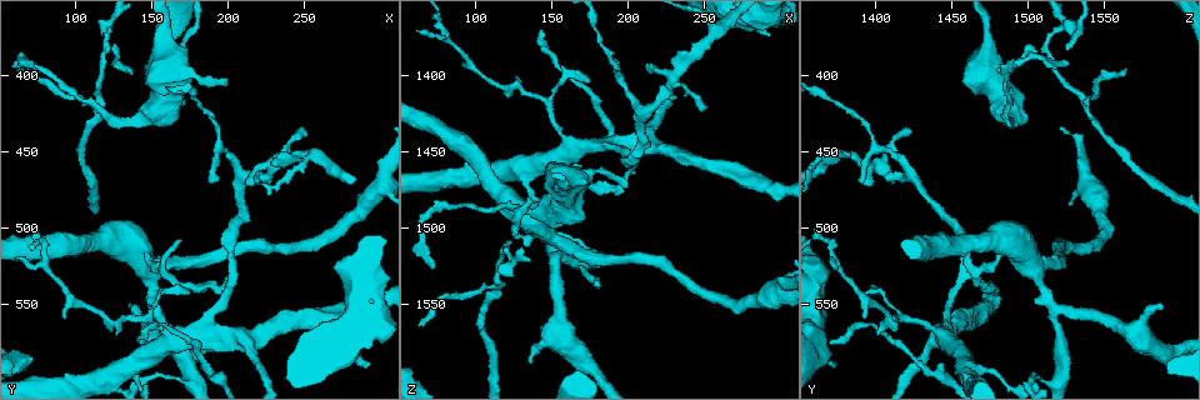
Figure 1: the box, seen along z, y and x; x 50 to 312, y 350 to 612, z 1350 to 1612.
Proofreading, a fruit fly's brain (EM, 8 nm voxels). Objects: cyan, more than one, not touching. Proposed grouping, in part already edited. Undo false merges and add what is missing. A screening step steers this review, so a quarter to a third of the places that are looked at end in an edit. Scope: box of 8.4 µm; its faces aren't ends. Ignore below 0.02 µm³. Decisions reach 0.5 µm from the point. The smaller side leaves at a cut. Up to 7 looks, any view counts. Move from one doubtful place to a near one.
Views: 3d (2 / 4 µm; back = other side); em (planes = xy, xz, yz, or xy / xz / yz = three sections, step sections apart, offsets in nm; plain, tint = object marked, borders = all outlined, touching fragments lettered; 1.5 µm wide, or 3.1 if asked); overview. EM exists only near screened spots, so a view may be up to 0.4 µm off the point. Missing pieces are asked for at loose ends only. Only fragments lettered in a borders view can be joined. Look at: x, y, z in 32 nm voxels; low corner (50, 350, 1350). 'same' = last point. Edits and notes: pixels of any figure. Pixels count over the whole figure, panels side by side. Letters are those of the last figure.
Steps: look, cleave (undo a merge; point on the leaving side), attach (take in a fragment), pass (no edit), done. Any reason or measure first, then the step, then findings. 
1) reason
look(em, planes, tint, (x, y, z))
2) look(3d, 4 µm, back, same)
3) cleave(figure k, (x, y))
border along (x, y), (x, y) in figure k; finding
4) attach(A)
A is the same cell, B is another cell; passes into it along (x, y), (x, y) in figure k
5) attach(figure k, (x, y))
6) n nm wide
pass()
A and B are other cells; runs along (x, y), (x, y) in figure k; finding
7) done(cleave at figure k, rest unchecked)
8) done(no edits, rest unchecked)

look(em, planes, tint, (112, 422, 1538))

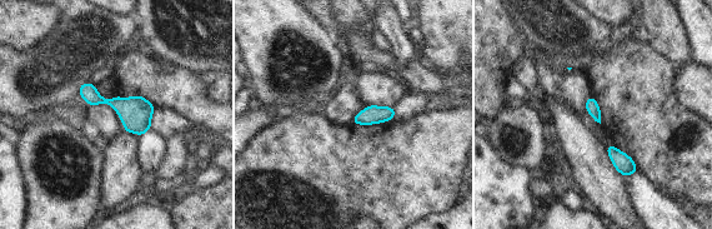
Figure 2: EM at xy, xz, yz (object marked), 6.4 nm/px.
look(em, planes, borders, same)

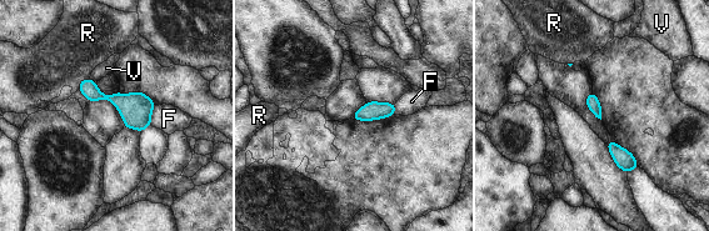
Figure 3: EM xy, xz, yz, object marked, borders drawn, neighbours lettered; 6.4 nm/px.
pass()
F, R and V are other cells; border along (155, 104), (151, 111), (150, 125) in figure 3; one neuron here

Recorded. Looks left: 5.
free end
look(3d, 2 µm, (252, 440, 1418))

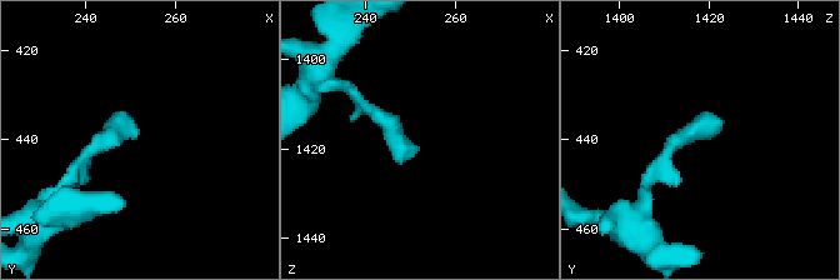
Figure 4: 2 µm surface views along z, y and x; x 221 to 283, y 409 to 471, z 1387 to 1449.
shape alone is not enough
look(em, planes, borders, (251, 439, 1420))

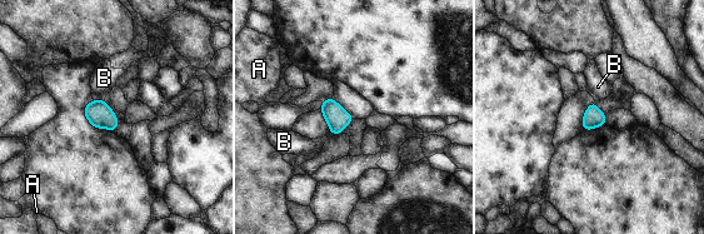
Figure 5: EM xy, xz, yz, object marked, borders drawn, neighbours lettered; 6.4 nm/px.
pass()
A and B are other cells; border along (93, 98), (104, 100) in figure 5; no lettered fragment goes on from it

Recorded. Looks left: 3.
thin end
look(em, xz, step 4, tint, (188, 472, 1392))

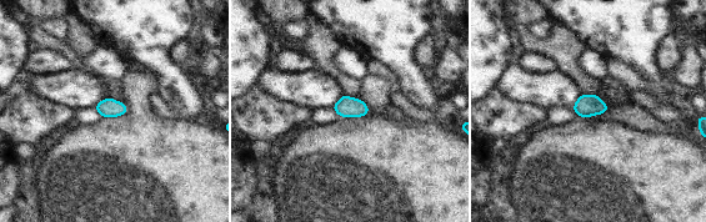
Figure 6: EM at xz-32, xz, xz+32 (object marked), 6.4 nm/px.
another direction
look(em, planes, borders, same)

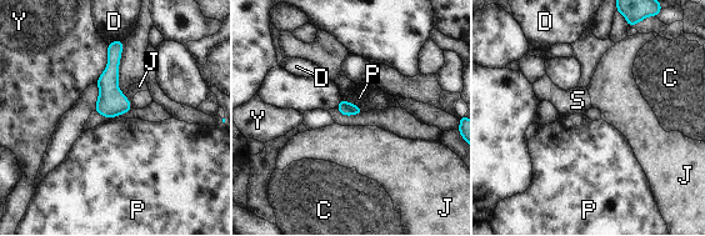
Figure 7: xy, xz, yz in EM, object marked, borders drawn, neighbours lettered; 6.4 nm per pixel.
pass()
C, D, J, P, S and Y are other cells; border along (341, 99), (356, 104), (364, 111) in figure 7; no lettered fragment goes on from it

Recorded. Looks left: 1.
done(no edits, rest unchecked)

